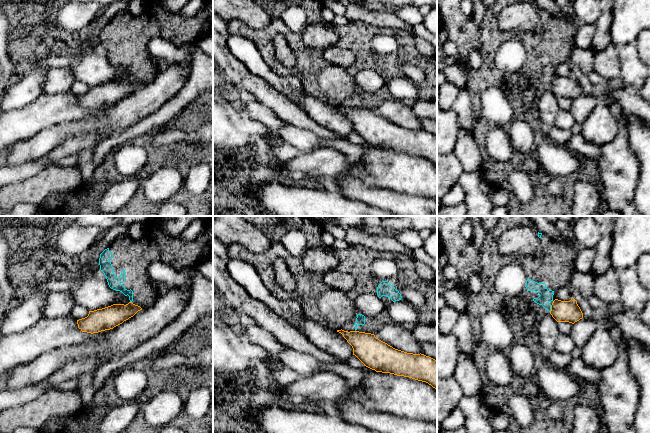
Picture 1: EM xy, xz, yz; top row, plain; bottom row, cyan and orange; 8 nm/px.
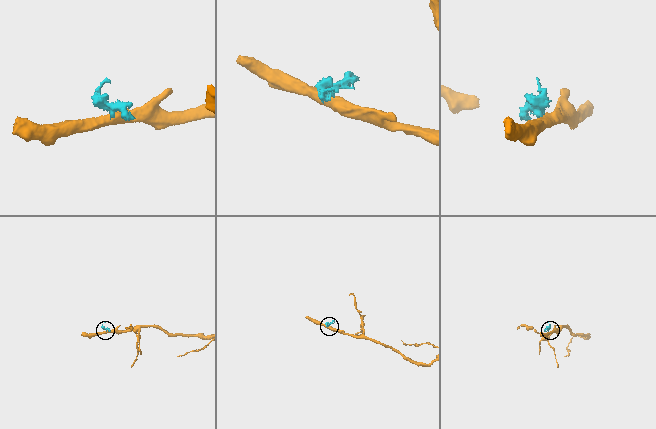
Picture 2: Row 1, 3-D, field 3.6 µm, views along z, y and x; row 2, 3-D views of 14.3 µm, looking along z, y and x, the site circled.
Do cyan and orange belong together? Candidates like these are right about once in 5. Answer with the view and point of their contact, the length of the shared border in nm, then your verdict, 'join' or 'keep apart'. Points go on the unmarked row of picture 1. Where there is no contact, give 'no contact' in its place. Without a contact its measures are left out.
meets cyan in yz at (550, 84); contact 60 nm long; keep apart

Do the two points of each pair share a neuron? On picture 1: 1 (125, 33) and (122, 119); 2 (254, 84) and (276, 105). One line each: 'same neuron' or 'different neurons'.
1: different neurons
2: same neuron

